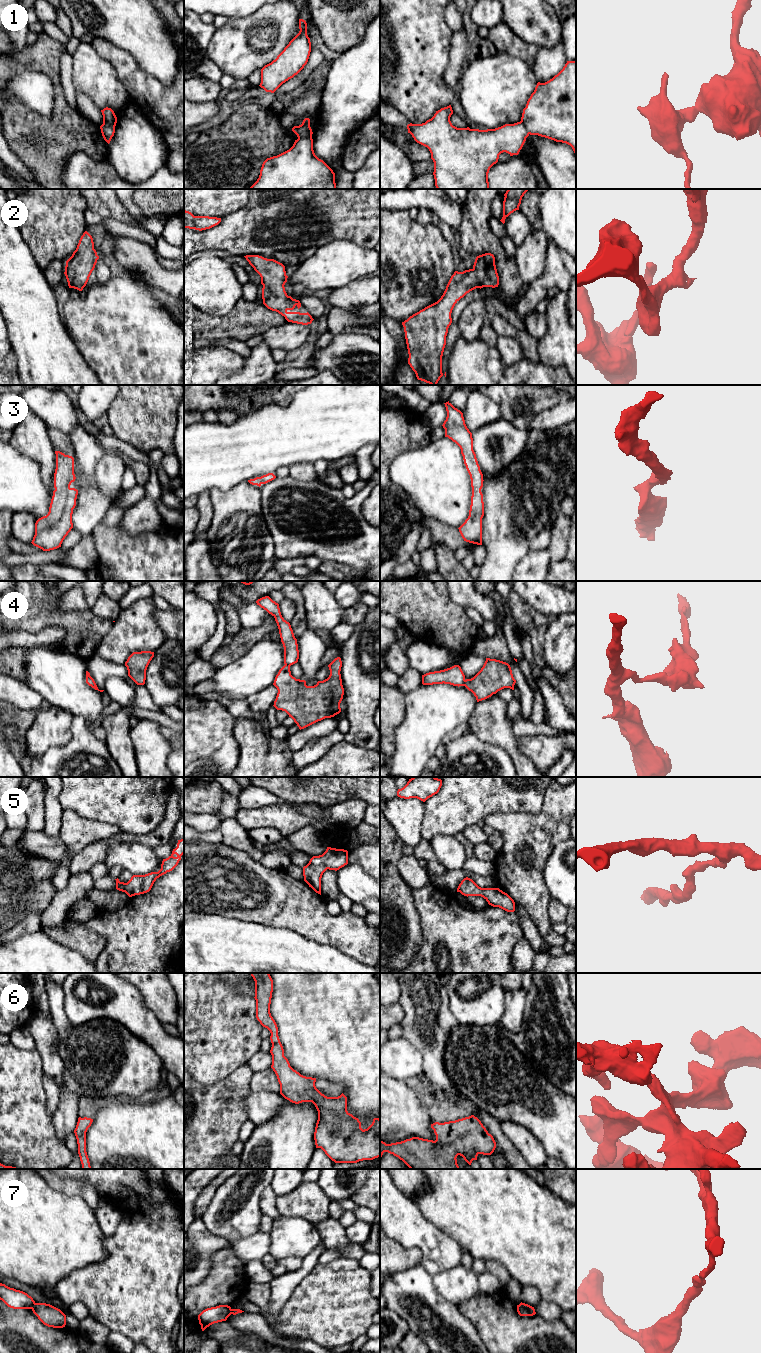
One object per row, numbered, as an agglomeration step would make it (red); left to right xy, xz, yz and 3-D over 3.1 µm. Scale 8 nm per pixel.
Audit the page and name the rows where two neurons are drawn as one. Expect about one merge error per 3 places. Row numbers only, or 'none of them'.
1, 4, 7

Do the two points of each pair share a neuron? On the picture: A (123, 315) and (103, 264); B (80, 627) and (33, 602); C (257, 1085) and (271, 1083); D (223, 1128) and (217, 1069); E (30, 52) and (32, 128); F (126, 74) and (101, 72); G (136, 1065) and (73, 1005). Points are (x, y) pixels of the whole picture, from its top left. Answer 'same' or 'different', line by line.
A: different
B: same
C: same
D: different
E: same
F: different
G: different

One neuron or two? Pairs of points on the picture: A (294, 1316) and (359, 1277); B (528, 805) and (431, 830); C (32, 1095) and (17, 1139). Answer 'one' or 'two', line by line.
A: one
B: one
C: one

